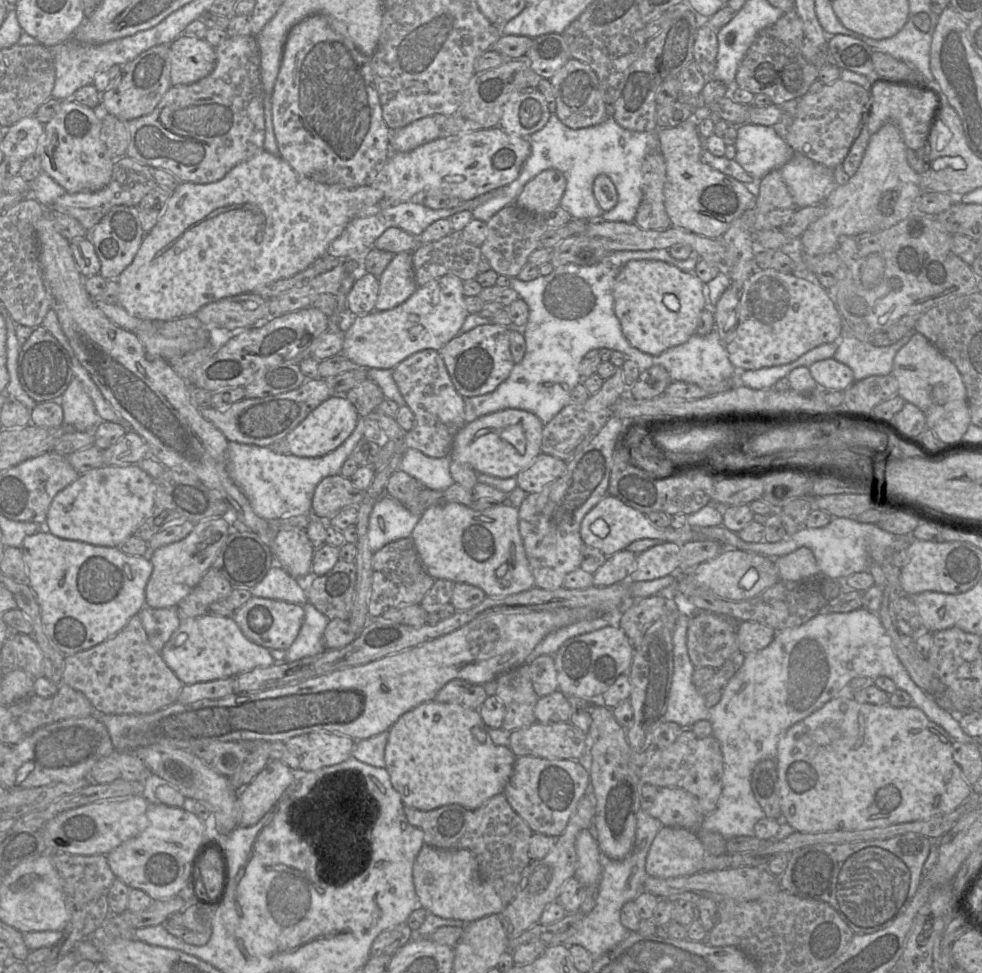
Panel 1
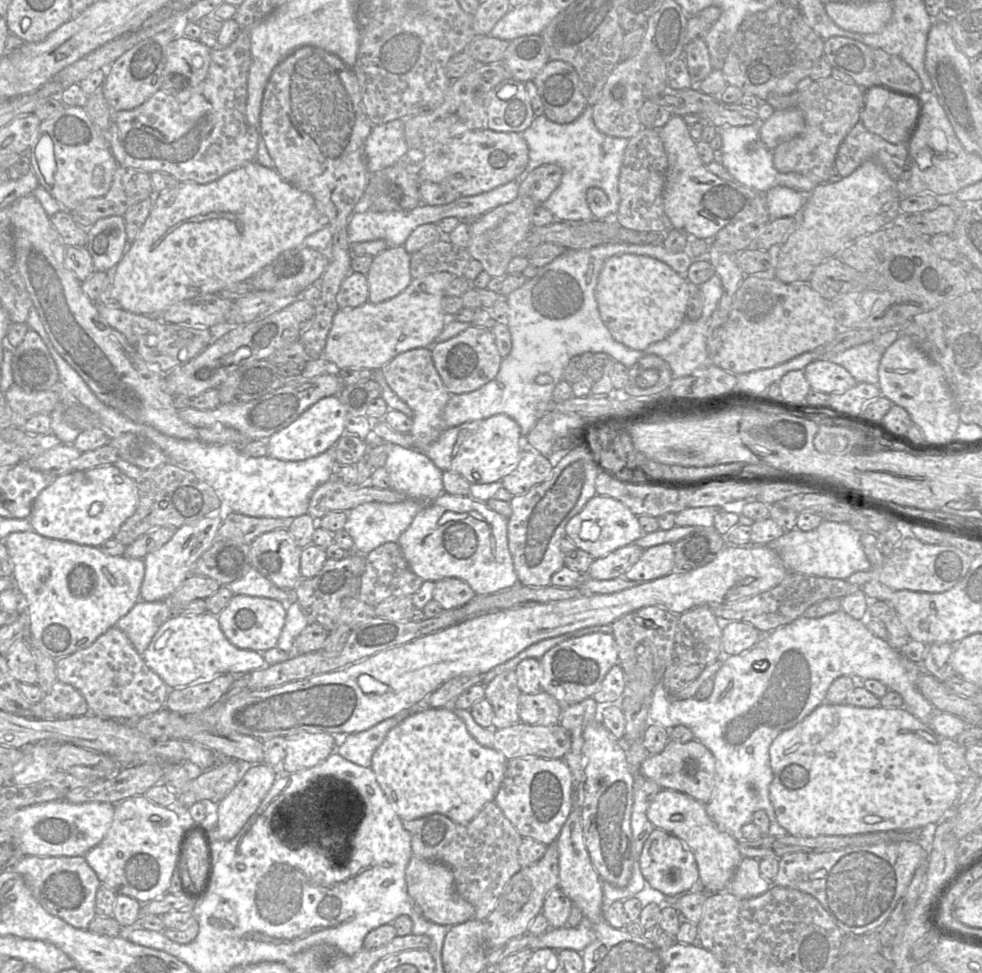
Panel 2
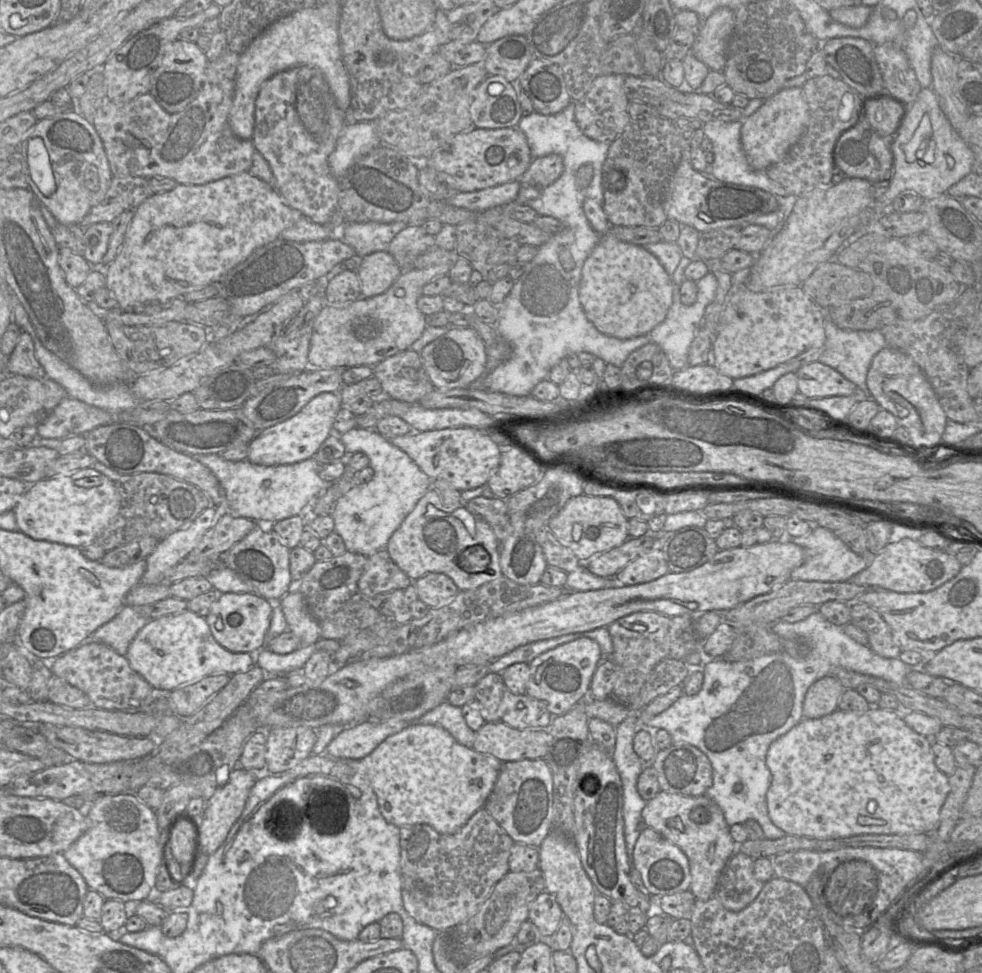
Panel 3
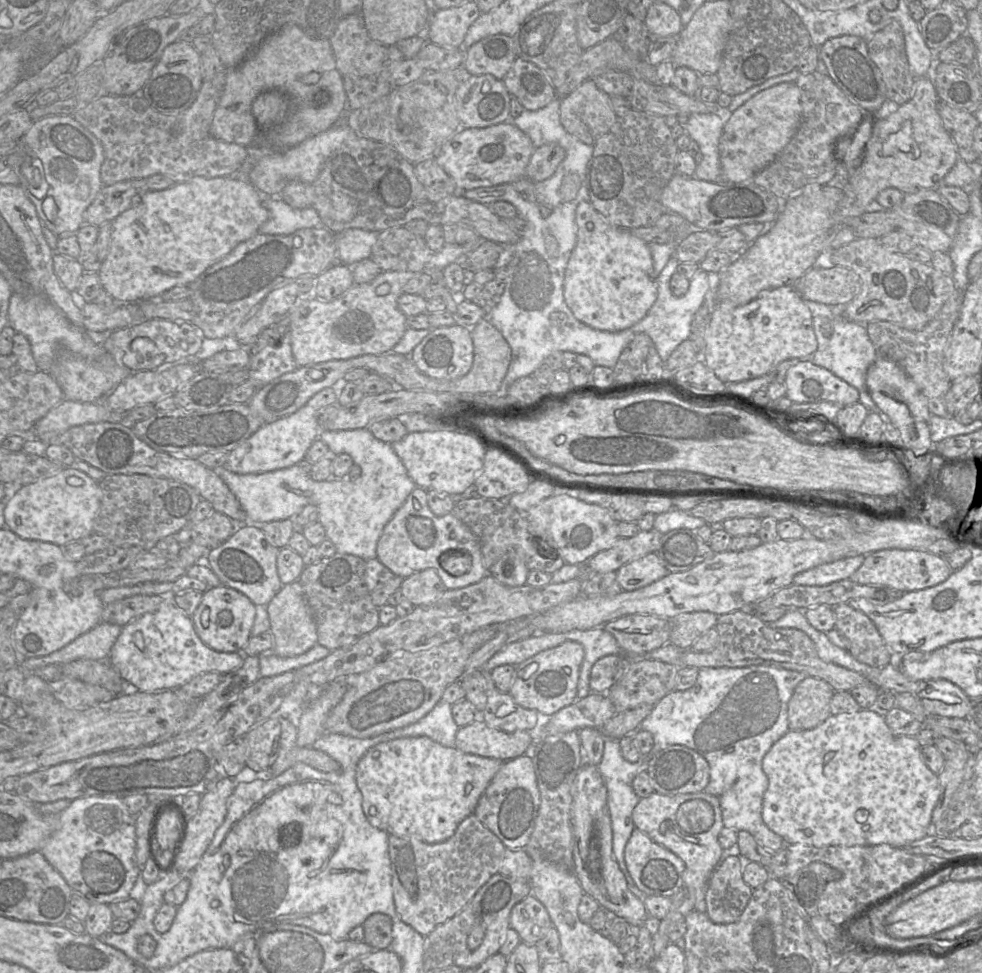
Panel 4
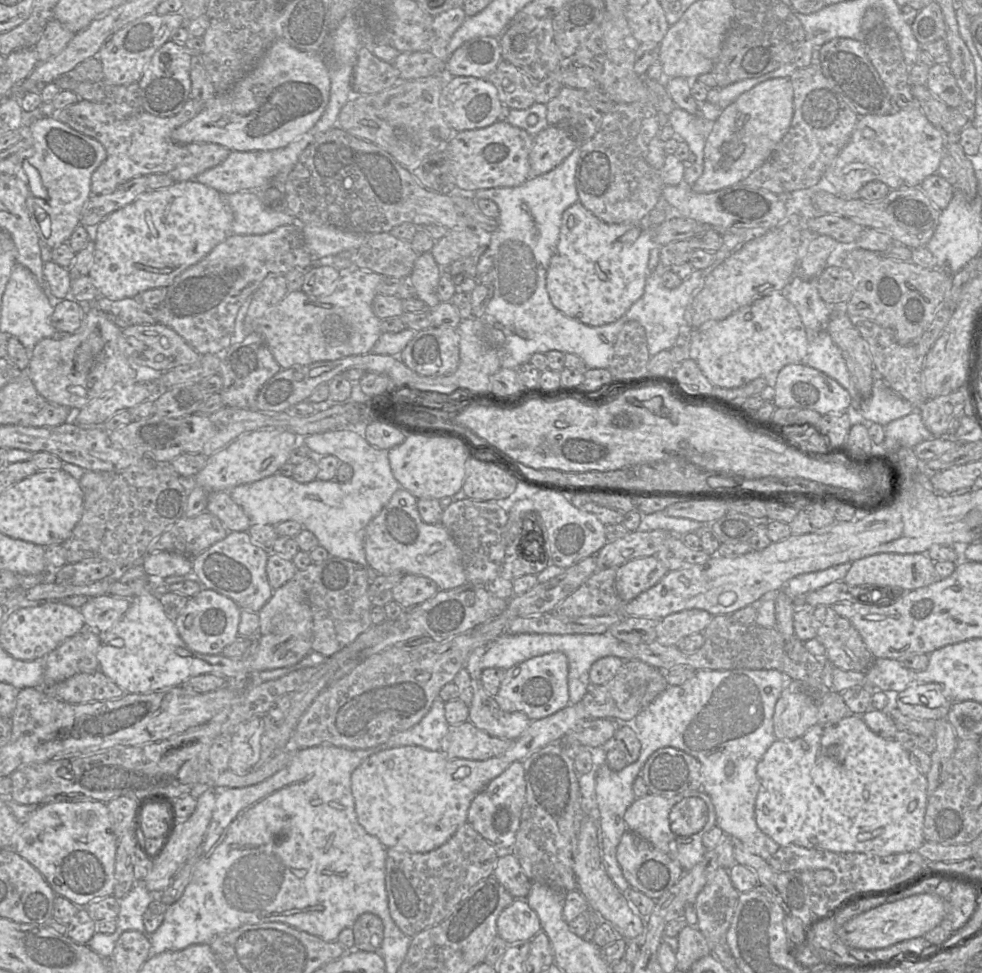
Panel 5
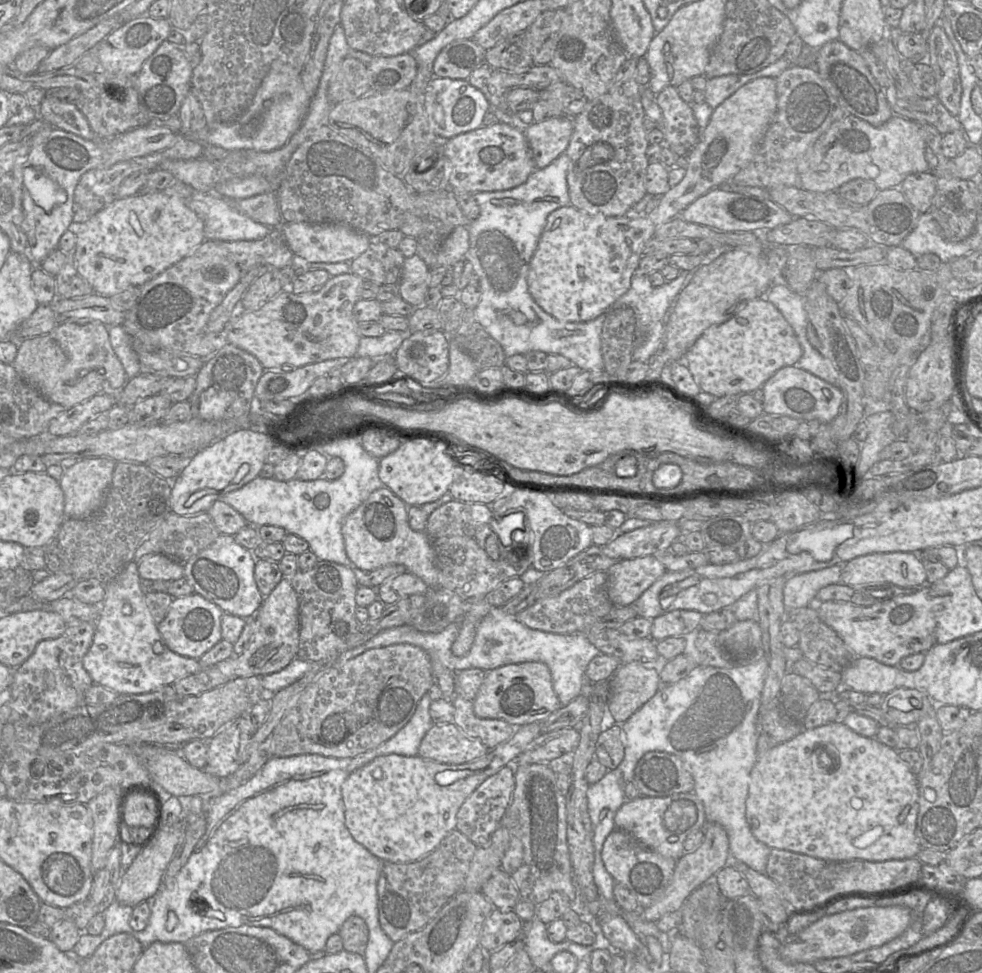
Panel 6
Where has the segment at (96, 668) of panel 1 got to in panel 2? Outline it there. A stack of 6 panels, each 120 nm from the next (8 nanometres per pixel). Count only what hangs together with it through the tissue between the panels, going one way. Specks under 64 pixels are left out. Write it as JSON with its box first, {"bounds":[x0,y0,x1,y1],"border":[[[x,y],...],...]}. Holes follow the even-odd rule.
{"bounds":[56,627,170,720],"border":[[[117,627],[100,635],[89,647],[56,661],[57,680],[70,684],[84,697],[89,712],[102,718],[135,720],[165,708],[170,688],[145,663],[128,637]]]}

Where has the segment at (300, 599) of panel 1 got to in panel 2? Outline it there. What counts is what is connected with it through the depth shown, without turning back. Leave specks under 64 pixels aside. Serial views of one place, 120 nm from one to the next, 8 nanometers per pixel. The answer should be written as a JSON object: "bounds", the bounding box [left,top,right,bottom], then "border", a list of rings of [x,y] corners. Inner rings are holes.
{"bounds":[226,568,297,606],"border":[[[249,568],[240,579],[226,587],[234,595],[274,599],[286,606],[290,602],[297,602],[295,589],[290,591],[277,587],[254,568]]]}

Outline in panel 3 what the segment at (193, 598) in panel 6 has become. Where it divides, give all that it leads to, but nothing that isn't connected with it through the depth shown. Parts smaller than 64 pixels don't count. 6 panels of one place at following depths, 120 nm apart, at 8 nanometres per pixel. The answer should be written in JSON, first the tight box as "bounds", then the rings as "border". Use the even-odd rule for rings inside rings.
{"bounds":[205,593,273,653],"border":[[[223,593],[211,605],[205,620],[214,639],[234,653],[258,652],[265,647],[265,634],[269,629],[273,608],[269,601],[254,593]]]}

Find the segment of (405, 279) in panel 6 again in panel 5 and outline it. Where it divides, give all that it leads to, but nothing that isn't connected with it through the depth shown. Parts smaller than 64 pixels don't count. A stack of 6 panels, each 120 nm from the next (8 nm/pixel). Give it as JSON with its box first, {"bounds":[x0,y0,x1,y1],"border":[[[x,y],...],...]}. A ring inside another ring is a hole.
{"bounds":[409,252,442,308],"border":[[[430,252],[419,254],[410,275],[409,283],[415,288],[416,296],[429,308],[440,304],[437,285],[442,274],[440,267]]]}

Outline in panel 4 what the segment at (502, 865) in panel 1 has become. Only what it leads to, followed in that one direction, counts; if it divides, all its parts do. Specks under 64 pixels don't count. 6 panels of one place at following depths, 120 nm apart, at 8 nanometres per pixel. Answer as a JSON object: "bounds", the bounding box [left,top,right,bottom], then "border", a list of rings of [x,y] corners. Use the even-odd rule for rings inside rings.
{"bounds":[389,813,505,937],"border":[[[472,813],[449,839],[428,844],[416,836],[389,835],[392,889],[399,918],[424,937],[472,900],[476,892],[499,873],[505,845]]]}

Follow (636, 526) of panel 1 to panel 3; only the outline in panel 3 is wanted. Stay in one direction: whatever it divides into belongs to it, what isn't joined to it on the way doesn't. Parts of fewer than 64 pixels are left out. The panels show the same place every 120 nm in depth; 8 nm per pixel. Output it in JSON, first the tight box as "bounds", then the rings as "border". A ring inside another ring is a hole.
{"bounds":[548,494,630,560],"border":[[[581,494],[568,500],[549,521],[548,528],[557,540],[569,548],[579,560],[585,560],[623,544],[630,537],[628,521],[629,519],[615,499]]]}

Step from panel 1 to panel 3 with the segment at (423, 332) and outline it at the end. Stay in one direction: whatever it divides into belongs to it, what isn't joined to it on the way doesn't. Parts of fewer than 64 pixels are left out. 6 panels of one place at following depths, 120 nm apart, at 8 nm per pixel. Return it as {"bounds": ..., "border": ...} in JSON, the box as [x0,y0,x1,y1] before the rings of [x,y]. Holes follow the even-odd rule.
{"bounds":[308,264,451,369],"border":[[[439,264],[424,269],[403,270],[394,284],[382,294],[369,298],[361,296],[357,300],[339,307],[325,305],[314,322],[308,353],[308,366],[312,369],[374,367],[386,358],[409,349],[427,327],[425,315],[417,307],[417,300],[423,295],[423,287],[433,279],[446,276],[451,266],[450,264]]]}

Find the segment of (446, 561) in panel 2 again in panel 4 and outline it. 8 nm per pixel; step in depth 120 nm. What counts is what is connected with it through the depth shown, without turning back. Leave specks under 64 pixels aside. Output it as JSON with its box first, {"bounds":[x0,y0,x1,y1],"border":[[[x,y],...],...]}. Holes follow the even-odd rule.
{"bounds":[376,487,489,590],"border":[[[420,487],[414,488],[385,525],[377,543],[376,555],[395,576],[403,579],[425,569],[434,569],[447,590],[473,585],[489,574],[483,565],[480,543],[475,535],[452,513],[440,517],[434,515],[427,504],[427,491]],[[453,551],[467,553],[471,557],[471,568],[463,575],[451,575],[441,566],[441,556]]]}

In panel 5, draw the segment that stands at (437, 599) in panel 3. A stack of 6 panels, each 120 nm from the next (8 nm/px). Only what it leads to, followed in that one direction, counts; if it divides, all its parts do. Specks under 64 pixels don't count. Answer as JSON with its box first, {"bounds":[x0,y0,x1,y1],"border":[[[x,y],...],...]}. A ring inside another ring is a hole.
{"bounds":[391,574,439,609],"border":[[[404,574],[401,581],[391,590],[393,601],[404,609],[423,603],[438,591],[439,588],[433,580],[414,574]]]}

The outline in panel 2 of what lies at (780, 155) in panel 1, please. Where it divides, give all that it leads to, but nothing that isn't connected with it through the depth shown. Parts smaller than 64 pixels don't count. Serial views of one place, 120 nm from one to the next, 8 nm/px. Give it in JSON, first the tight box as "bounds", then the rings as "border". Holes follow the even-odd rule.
{"bounds":[716,124,818,194],"border":[[[759,124],[716,128],[717,134],[722,138],[723,159],[721,164],[737,183],[758,192],[767,193],[774,187],[784,186],[803,194],[809,194],[818,185],[799,173],[780,173],[776,170],[773,164],[773,151],[760,139]]]}

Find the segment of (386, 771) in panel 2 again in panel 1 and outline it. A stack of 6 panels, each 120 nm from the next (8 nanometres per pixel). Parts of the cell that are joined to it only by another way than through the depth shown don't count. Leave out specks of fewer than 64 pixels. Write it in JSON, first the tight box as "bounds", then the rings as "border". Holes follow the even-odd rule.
{"bounds":[384,700,516,811],"border":[[[435,700],[425,702],[403,714],[390,728],[389,738],[384,750],[385,769],[390,776],[393,788],[399,793],[405,806],[422,811],[430,811],[450,804],[458,804],[470,810],[480,808],[492,797],[503,793],[513,773],[516,758],[509,747],[495,745],[492,742],[487,732],[487,726],[483,722],[478,710],[467,708],[460,702],[439,703]]]}

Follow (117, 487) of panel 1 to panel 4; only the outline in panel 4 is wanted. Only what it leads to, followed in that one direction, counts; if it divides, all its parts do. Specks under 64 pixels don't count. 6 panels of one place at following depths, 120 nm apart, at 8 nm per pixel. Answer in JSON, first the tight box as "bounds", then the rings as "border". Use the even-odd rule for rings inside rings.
{"bounds":[6,468,102,546],"border":[[[74,468],[23,485],[6,497],[6,528],[23,539],[64,546],[79,541],[92,529],[100,509],[102,491],[97,481]]]}

